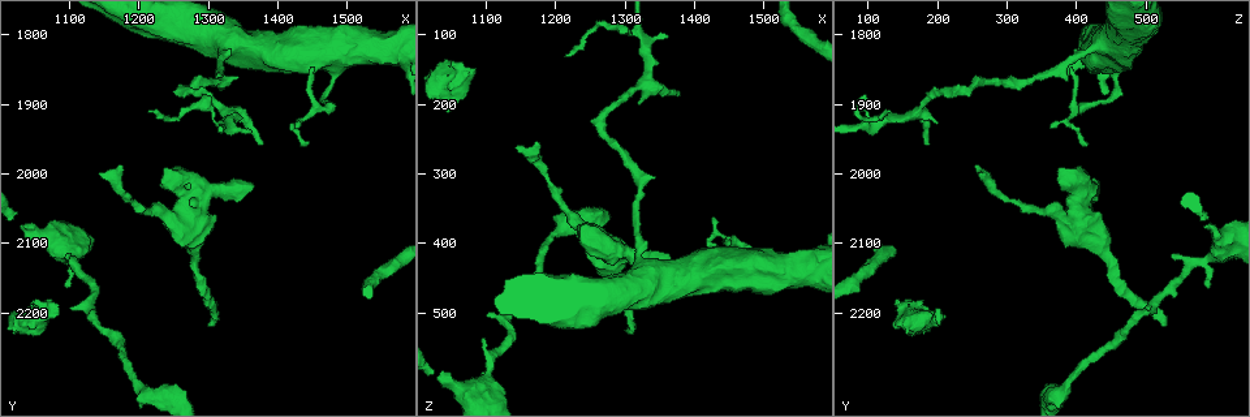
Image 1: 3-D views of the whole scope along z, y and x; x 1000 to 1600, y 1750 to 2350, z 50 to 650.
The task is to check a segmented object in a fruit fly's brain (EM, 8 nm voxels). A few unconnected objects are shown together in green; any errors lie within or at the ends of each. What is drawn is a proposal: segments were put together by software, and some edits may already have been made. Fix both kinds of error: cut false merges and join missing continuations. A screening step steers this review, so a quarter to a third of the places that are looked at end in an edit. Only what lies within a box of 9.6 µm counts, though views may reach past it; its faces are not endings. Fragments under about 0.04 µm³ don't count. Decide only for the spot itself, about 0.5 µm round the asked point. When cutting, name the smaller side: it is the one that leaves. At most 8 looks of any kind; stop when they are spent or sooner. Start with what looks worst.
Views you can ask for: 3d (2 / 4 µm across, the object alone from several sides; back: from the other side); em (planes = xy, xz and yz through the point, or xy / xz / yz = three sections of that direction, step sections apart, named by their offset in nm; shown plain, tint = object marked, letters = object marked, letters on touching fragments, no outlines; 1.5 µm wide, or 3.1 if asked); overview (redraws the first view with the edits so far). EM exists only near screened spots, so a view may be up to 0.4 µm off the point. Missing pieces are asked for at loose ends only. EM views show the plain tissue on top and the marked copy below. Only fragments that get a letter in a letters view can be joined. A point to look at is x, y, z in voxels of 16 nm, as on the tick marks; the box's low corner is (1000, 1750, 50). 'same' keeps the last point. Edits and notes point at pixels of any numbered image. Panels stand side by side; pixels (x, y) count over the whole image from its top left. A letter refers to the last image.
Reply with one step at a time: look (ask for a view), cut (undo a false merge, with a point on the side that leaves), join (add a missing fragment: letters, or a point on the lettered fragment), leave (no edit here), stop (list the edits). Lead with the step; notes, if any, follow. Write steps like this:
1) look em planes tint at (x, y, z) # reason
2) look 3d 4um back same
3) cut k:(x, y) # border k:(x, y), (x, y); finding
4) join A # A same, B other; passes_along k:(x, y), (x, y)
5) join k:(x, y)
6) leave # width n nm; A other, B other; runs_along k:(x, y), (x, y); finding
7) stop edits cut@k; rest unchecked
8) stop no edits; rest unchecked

look 3d 2um at (1300, 2220, 525) # branch stops here

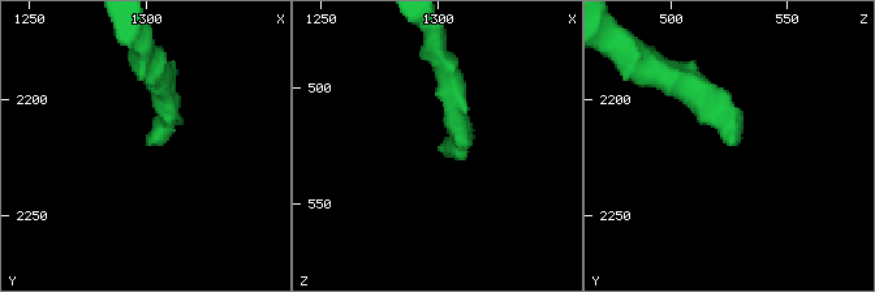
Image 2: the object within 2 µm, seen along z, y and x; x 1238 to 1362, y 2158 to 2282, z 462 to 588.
look em planes letters at (1302, 2220, 529)

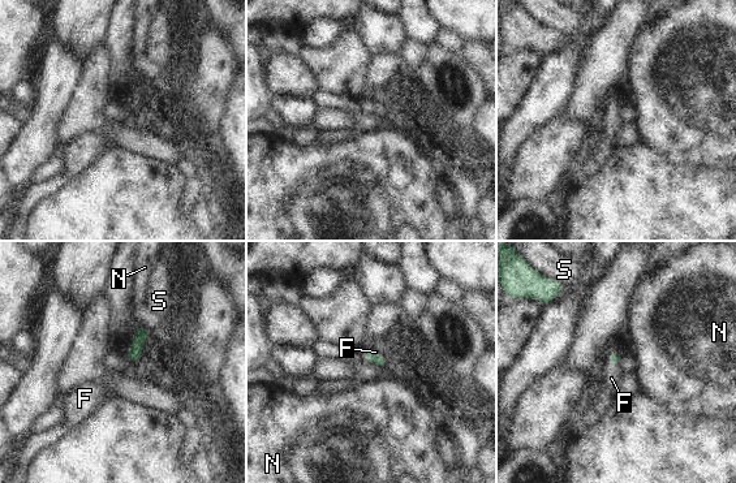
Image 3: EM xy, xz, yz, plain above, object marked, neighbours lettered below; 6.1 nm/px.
join F # F same, N other, S other; it goes on there

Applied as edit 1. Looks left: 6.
look em planes letters at (1095, 2115, 540) # an open end

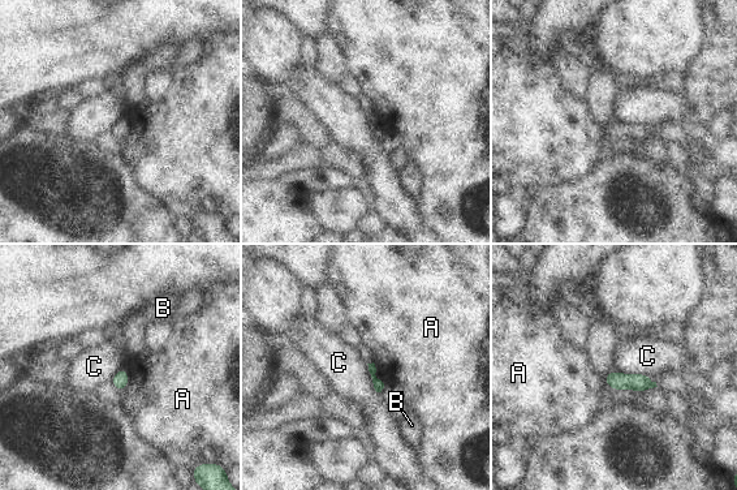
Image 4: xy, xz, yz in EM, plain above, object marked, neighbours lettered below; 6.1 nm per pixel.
leave # A other, B other, C other; none of them fits

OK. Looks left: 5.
stop edits join@3; rest unchecked

